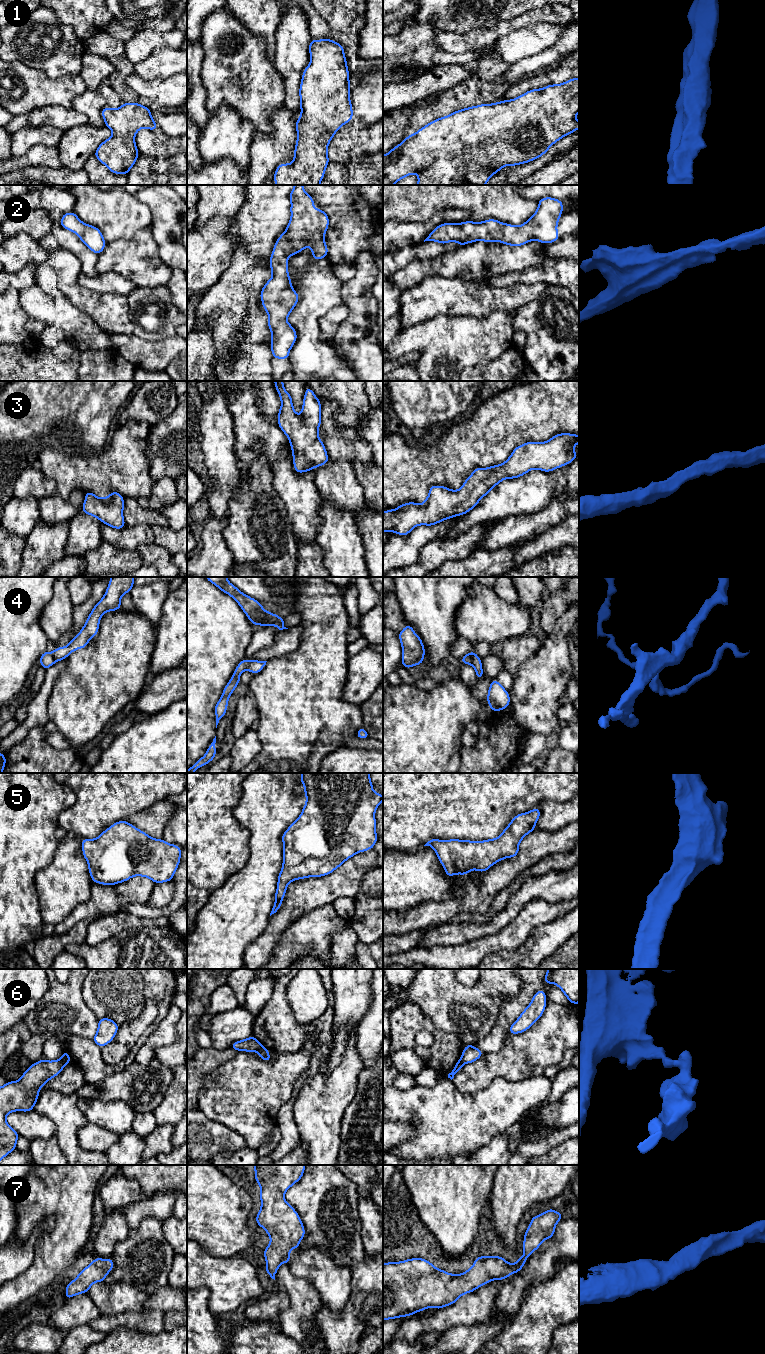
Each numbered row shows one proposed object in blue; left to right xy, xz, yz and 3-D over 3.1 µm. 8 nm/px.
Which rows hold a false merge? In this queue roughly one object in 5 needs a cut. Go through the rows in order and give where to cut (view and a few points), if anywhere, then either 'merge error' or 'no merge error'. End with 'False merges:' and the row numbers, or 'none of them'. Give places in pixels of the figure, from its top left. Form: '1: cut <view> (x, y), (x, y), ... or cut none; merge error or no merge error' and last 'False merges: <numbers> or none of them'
1: cut none; no merge error
2: cut none; no merge error
3: cut none; no merge error
4: cut yz (468, 653), (472, 658), (472, 664); merge error
5: cut none; no merge error
6: cut xy (60, 1059), (66, 1063); merge error
7: cut none; no merge error
False merges: 4, 6

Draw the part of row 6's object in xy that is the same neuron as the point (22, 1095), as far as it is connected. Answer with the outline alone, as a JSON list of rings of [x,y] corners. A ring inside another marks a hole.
[[[41,1059],[33,1063],[18,1081],[8,1081],[0,1087],[0,1161],[16,1149],[20,1135],[6,1122],[6,1116],[15,1111],[32,1111],[39,1090],[65,1067],[61,1060]]]

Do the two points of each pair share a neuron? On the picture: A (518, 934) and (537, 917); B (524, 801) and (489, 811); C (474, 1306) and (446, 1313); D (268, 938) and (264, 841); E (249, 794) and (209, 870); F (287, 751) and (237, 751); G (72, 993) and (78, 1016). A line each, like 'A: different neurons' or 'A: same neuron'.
A: same neuron
B: same neuron
C: same neuron
D: different neurons
E: different neurons
F: different neurons
G: same neuron

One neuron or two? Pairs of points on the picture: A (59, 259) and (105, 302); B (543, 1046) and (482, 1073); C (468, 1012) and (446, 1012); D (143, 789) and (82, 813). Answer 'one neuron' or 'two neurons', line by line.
A: one neuron
B: one neuron
C: one neuron
D: one neuron

